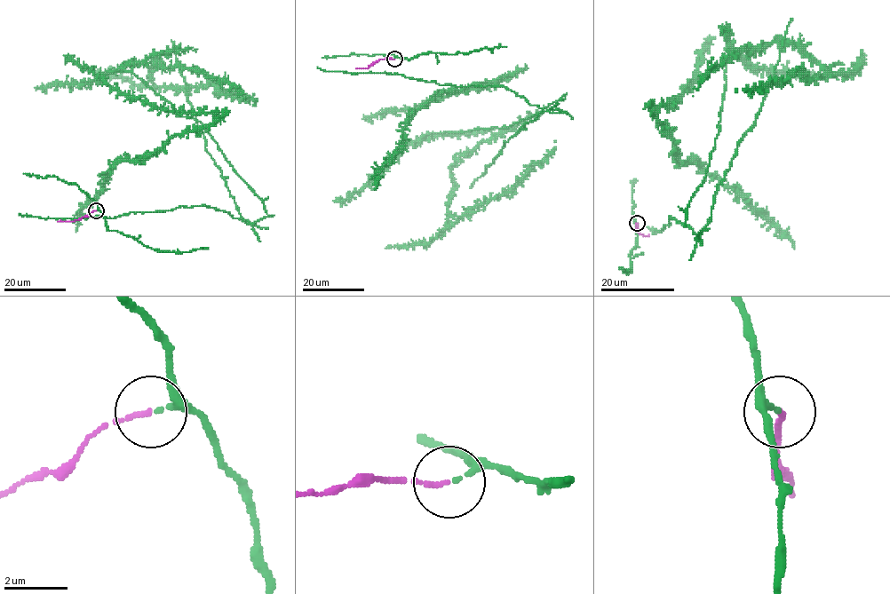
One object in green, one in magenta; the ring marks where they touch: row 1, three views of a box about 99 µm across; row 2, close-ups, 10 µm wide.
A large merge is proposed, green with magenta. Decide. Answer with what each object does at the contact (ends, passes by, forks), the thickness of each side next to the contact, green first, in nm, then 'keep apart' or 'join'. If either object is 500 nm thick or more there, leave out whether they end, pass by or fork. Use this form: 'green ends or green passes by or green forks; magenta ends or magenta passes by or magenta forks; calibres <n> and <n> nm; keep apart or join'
green passes by; magenta ends; calibres 120 and 130 nm; join

